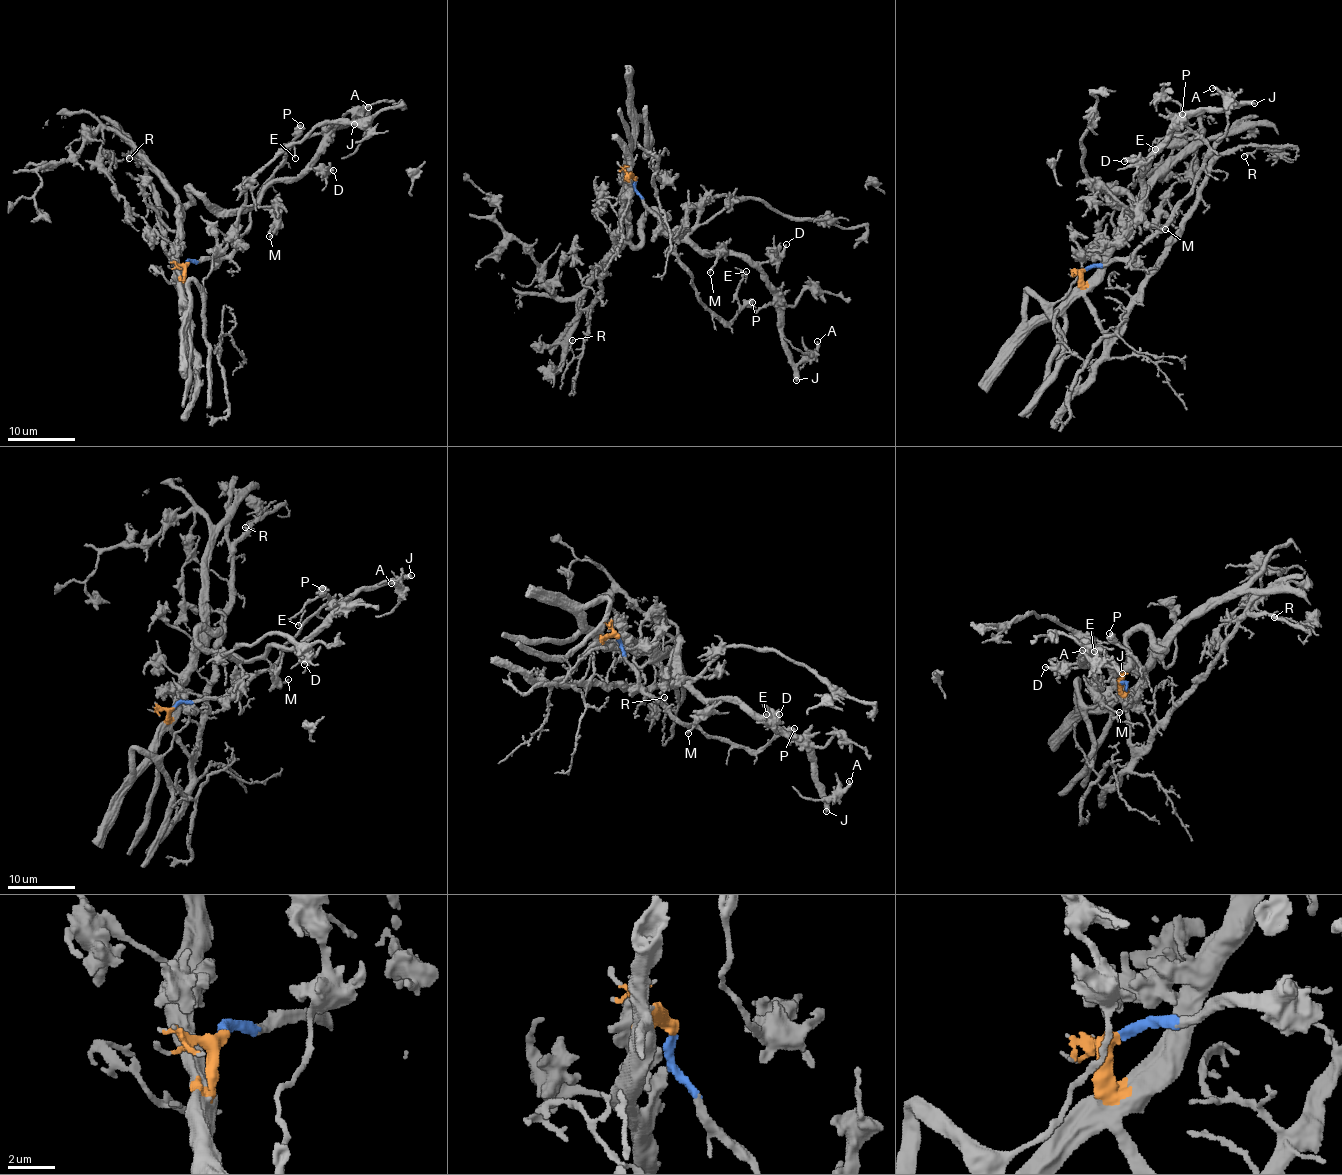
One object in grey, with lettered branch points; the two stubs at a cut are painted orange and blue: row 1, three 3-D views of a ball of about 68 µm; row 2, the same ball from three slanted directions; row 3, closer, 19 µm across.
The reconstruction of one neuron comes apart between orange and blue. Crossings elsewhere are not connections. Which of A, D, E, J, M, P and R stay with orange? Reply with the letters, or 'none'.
A, D, J, M, R

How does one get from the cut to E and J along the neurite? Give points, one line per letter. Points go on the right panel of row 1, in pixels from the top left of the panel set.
E: (1085, 269), (1127, 260), (1156, 235), (1191, 191), (1208, 145), (1193, 133), (1185, 131), (1162, 139), (1155, 149)
J: (1085, 269), (1083, 283), (1145, 207), (1110, 196), (1136, 207), (1140, 173), (1175, 129), (1204, 109), (1255, 103)

